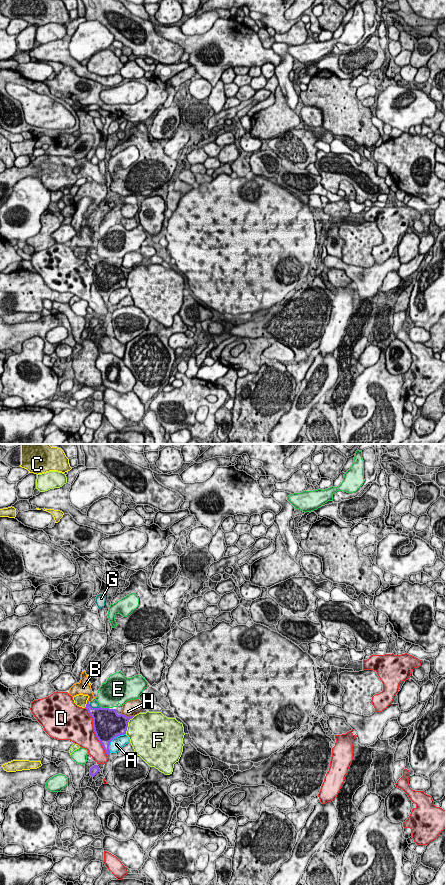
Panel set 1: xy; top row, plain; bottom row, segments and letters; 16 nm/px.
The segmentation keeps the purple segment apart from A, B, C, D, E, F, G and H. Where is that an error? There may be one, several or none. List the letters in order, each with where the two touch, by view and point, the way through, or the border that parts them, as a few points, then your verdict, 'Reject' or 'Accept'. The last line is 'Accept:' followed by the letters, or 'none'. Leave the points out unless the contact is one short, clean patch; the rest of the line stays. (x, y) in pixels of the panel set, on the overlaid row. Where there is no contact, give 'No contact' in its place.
A: Touches purple at xy (112, 739). Reject
B: Touches purple at xy (88, 702). Path across: xy (98, 714), (88, 702), (90, 694), (84, 688). Accept
C: Touches purple at xy (87, 703). Boundary: xy (87, 699), (84, 707). Reject
D: Touches purple at xy (94, 731). Reject
E: Touches purple at xy (104, 708). Reject
F: Touches purple at xy (127, 724). Reject
G: Touches purple at xy (94, 708). Boundary: xy (89, 704), (92, 707), (99, 707). Reject
H: Touches purple at xy (127, 716). Boundary: xy (122, 713), (128, 716), (134, 715). Reject
Accept: B

